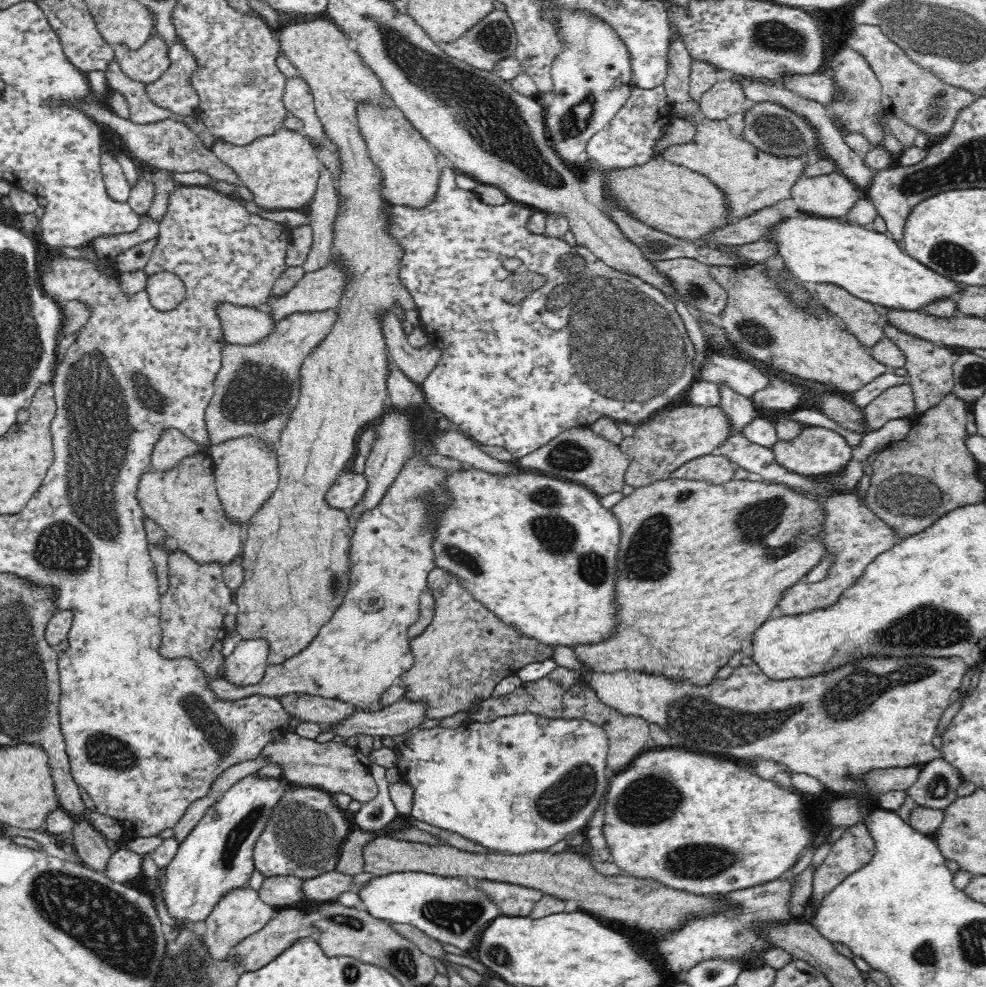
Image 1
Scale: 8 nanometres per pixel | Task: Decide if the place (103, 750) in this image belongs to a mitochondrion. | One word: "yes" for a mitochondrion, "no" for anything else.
yes

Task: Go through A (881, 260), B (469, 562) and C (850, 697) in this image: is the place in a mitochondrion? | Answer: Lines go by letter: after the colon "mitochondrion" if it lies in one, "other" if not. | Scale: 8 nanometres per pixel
A: other
B: mitochondrion
C: mitochondrion

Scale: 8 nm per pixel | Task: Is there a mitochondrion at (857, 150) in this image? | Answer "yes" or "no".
no

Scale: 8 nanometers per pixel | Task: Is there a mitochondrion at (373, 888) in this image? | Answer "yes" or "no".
no

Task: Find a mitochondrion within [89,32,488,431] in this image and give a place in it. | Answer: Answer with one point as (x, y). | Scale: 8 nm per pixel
(256, 393)

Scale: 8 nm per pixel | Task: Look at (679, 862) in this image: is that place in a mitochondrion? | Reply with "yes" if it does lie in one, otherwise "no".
yes

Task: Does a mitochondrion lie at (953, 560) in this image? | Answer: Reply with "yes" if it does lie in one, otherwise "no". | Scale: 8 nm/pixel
no

